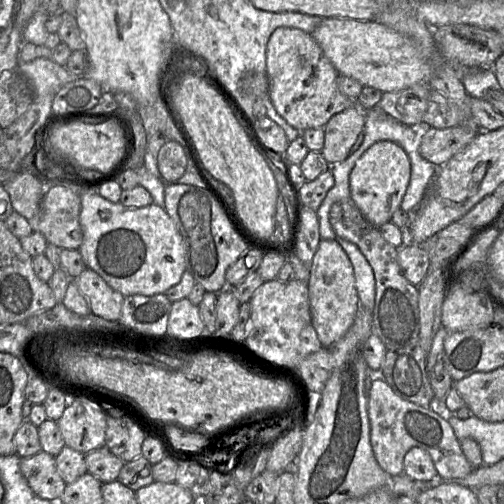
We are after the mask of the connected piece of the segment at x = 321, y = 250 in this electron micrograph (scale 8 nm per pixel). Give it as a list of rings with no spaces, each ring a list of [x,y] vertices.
[[[320,240],[312,260],[307,285],[311,322],[322,347],[327,348],[346,333],[358,310],[353,266],[337,241]]]

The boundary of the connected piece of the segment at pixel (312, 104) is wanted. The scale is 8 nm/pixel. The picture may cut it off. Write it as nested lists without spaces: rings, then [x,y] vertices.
[[[279,27],[271,34],[266,49],[269,97],[278,114],[299,132],[323,128],[336,113],[356,105],[337,87],[337,70],[312,37],[297,28]]]

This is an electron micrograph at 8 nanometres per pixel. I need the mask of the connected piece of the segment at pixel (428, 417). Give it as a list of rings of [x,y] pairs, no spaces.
[[[375,376],[368,392],[368,417],[374,456],[380,467],[391,476],[403,474],[403,458],[412,447],[422,448],[429,454],[437,475],[444,481],[465,477],[475,469],[461,450],[442,402],[423,407],[404,400],[382,377]]]

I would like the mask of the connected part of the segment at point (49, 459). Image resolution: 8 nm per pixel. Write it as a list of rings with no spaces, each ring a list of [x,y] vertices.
[[[41,450],[33,456],[21,458],[20,470],[37,496],[54,503],[59,501],[67,484],[57,471],[54,456]]]

